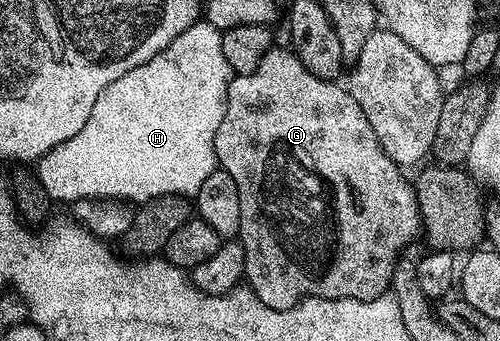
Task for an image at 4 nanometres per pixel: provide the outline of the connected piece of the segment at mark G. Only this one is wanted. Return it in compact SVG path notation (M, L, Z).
M280 45L270 47L263 61L259 61L259 69L255 69L255 73L230 78L223 121L219 121L219 129L215 133L215 157L220 170L231 173L239 189L239 242L245 254L244 282L256 293L259 301L263 301L263 305L276 311L286 311L308 298L374 299L390 290L393 266L401 248L412 244L409 242L413 234L418 234L421 227L416 193L410 180L405 180L406 172L391 161L391 157L387 157L379 137L375 137L375 129L371 129L371 121L367 121L367 113L359 109L359 101L355 101L355 97L340 82L315 77L315 73L307 70L291 49L285 48L284 51Z

